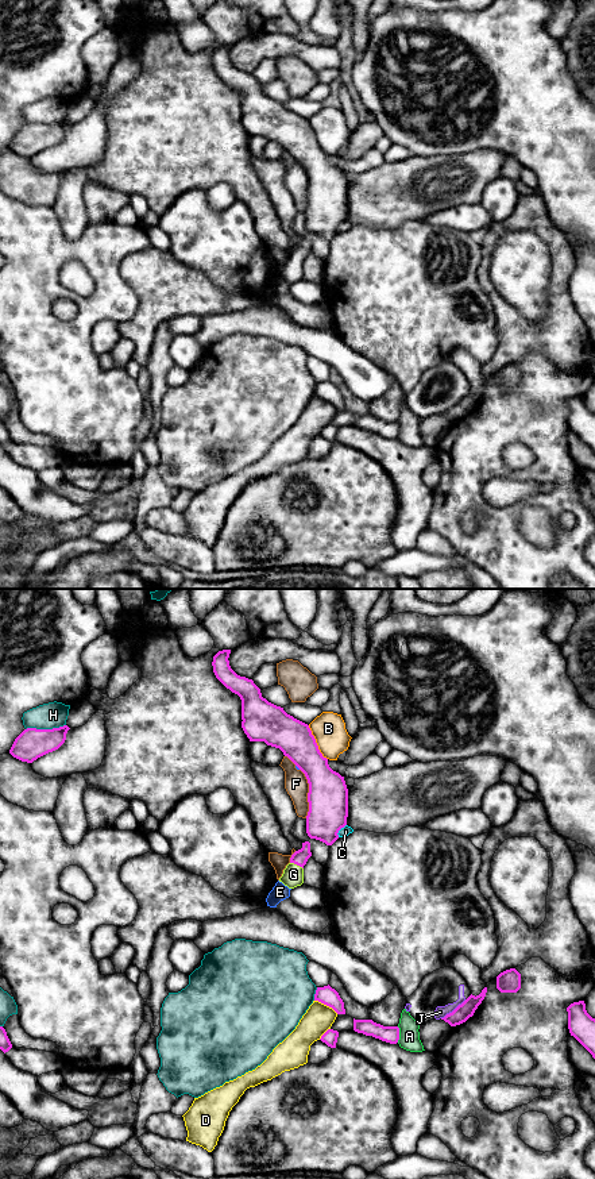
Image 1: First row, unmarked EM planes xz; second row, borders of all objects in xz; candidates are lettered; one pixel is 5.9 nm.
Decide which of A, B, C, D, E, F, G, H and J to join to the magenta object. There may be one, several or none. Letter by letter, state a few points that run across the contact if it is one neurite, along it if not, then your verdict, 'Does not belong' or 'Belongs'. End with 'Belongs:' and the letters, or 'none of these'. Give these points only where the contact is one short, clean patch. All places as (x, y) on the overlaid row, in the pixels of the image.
A: Does not belong
B: Does not belong
C: Does not belong
D: Does not belong
E: Does not belong
F: Does not belong
G: Line: xz (300, 858), (297, 865), (293, 875). Belongs
H: Does not belong
J: Does not belong
Belongs: G

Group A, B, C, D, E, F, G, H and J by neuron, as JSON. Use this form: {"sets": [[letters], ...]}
{"sets": [["A"], ["B"], ["C"], ["D"], ["E"], ["F"], ["G"], ["H"], ["J"]]}

